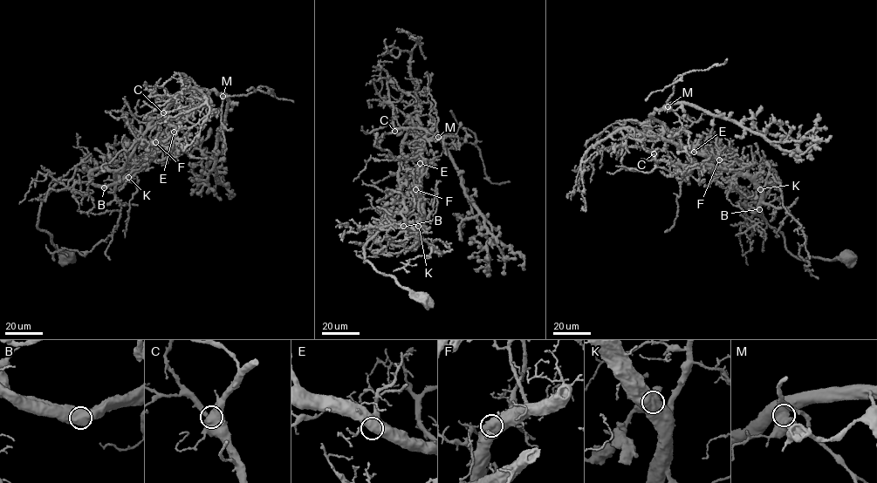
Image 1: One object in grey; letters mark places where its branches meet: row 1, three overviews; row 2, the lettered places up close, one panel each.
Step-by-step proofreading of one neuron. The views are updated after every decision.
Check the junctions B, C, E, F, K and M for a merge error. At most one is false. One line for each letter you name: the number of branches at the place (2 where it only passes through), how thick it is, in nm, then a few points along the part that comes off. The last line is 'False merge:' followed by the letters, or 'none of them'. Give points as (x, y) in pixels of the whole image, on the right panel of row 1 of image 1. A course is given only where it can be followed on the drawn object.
M: 2 | 800 nm | (667, 106), (671, 109), (667, 101), (674, 92), (674, 80), (679, 75), (707, 70), (727, 59)
False merge: M

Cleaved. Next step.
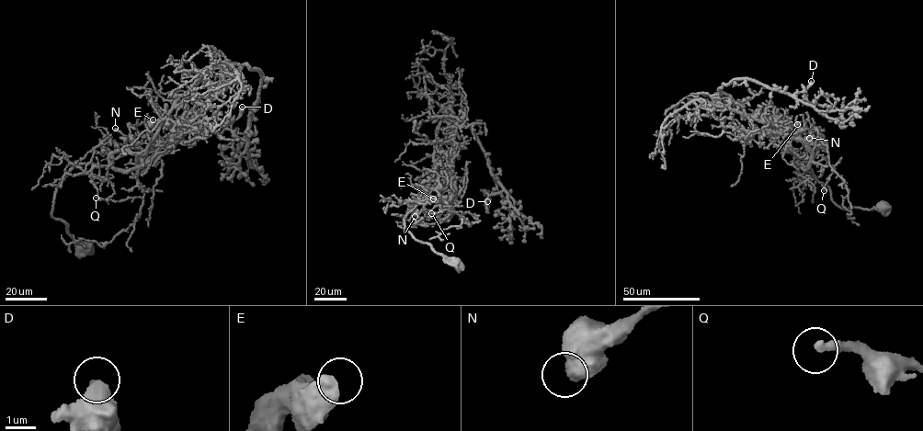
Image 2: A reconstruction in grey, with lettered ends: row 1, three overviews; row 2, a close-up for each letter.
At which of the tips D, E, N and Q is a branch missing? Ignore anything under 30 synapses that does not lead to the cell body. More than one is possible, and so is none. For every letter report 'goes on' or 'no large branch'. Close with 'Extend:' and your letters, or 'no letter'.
D: no large branch
E: no large branch
N: no large branch
Q: no large branch
Extend: no letter

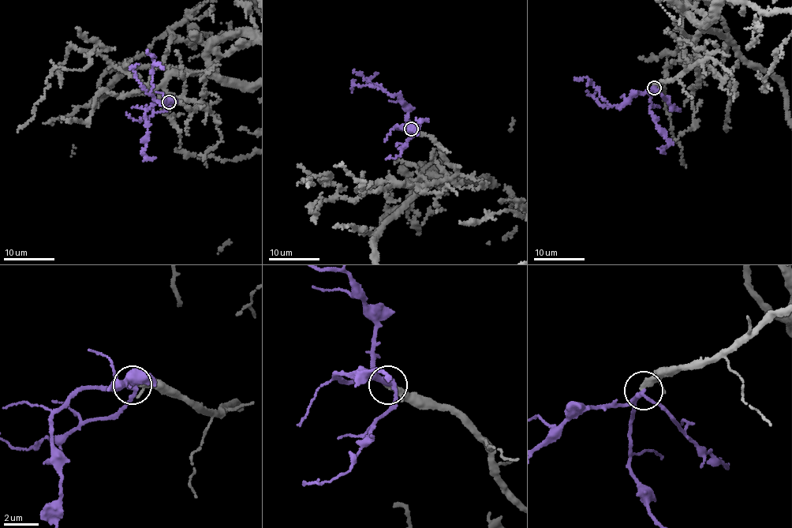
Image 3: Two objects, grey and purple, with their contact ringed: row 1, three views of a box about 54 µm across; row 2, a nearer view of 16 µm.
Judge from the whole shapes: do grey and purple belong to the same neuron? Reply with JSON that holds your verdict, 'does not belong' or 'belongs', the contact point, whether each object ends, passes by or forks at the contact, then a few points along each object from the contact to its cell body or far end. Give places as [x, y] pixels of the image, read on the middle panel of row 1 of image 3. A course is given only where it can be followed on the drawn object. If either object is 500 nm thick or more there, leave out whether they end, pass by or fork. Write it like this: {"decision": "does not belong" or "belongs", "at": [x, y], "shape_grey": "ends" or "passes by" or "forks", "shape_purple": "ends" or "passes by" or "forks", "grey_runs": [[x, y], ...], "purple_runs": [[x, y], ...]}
{"decision": "does not belong", "at": [411, 129], "shape_grey": "ends", "shape_purple": "passes by", "purple_runs": [[410, 129], [405, 109], [397, 95], [367, 81], [361, 74], [353, 70]]}

